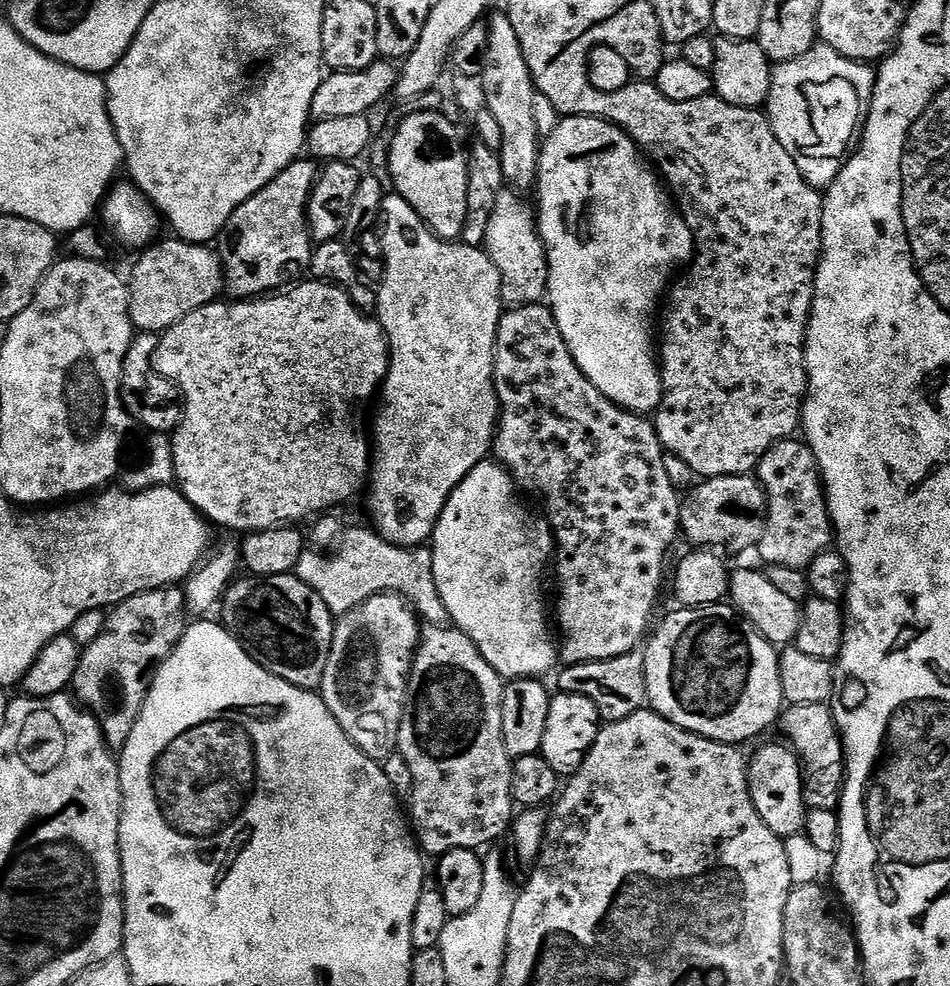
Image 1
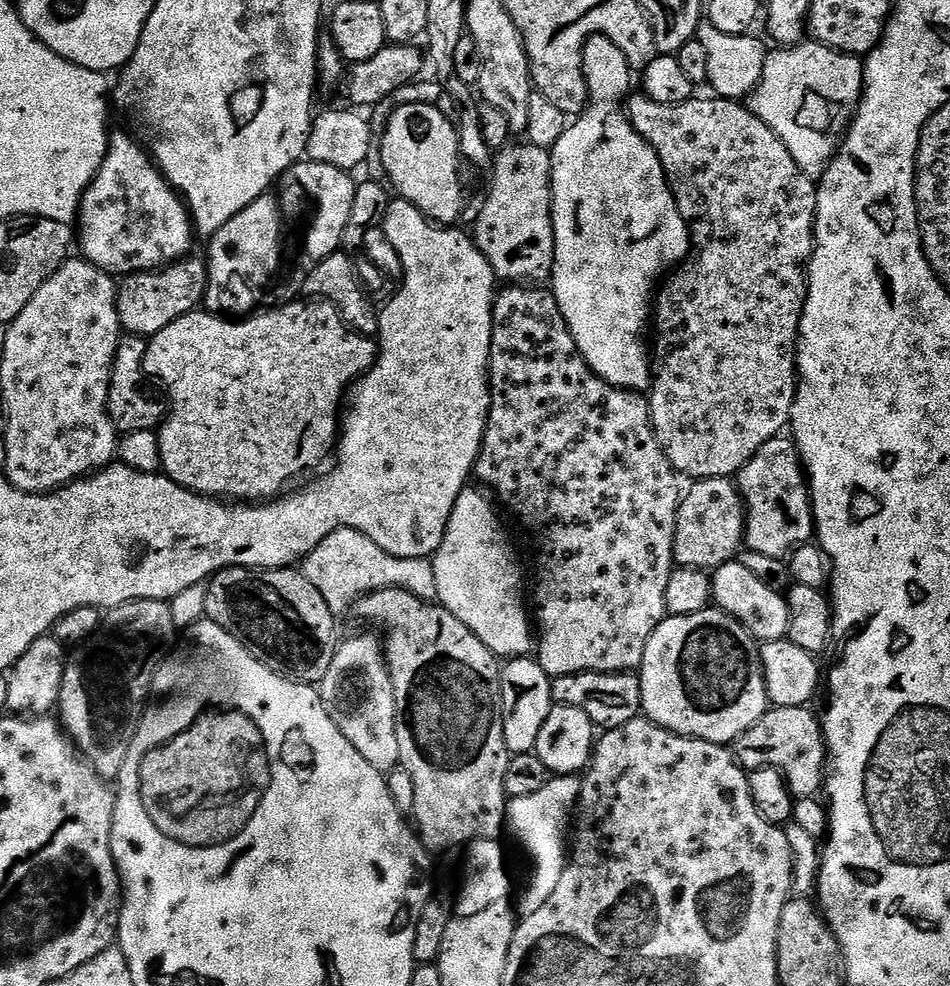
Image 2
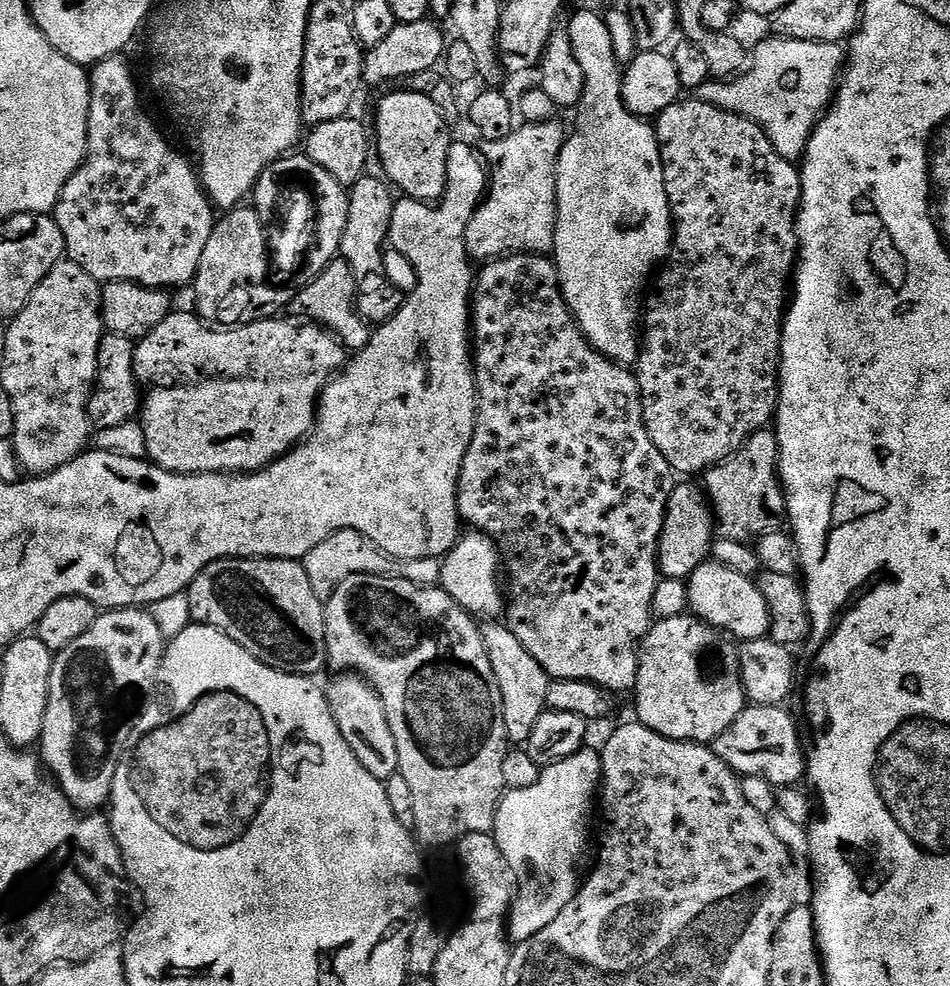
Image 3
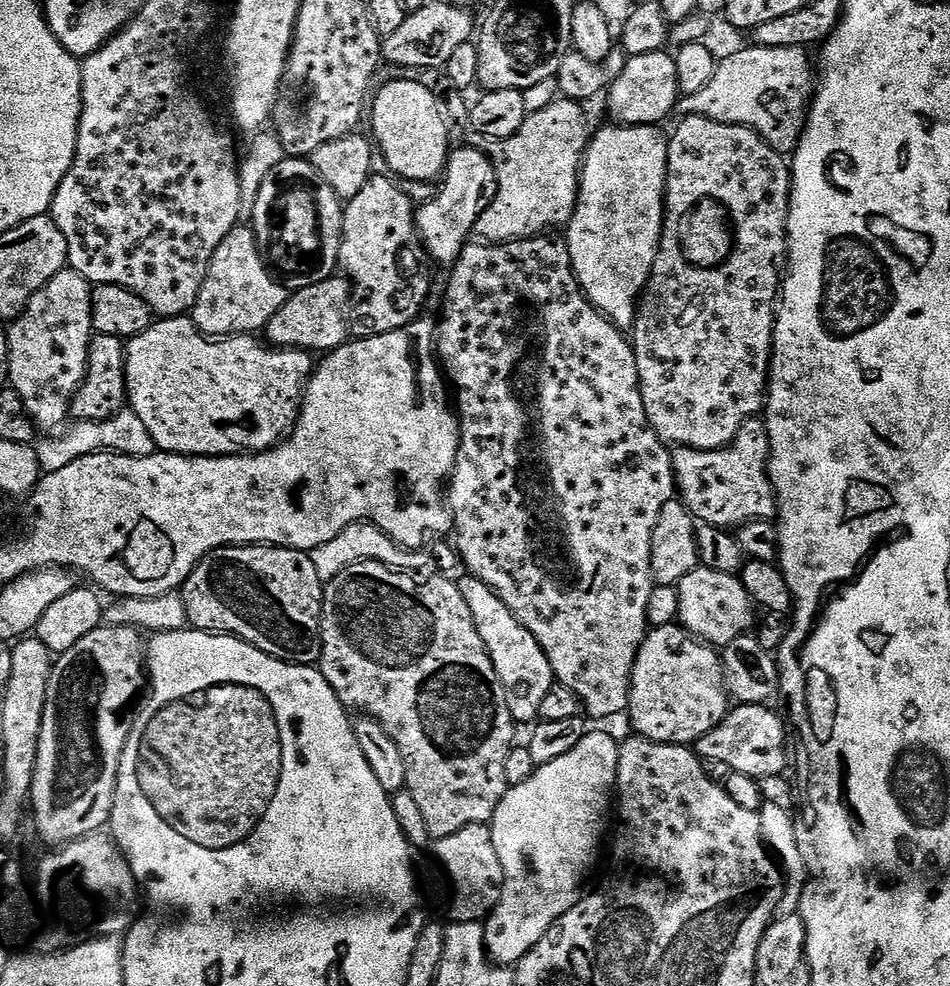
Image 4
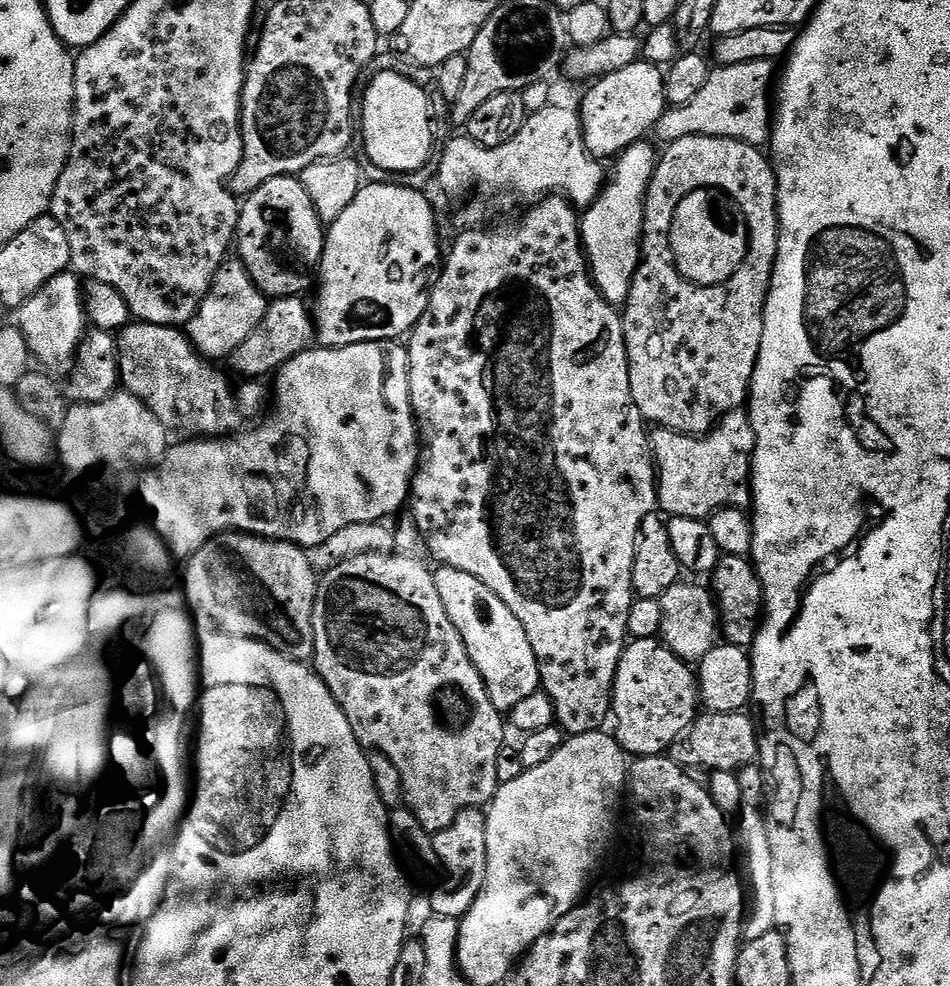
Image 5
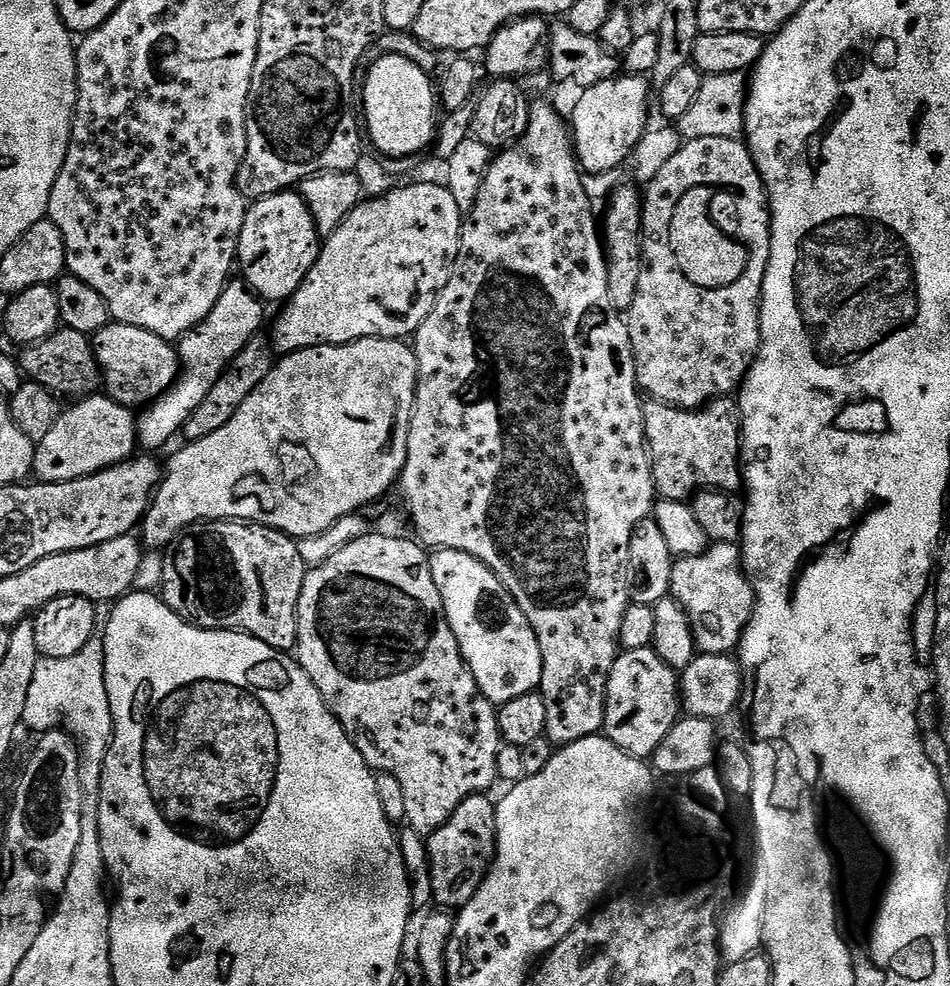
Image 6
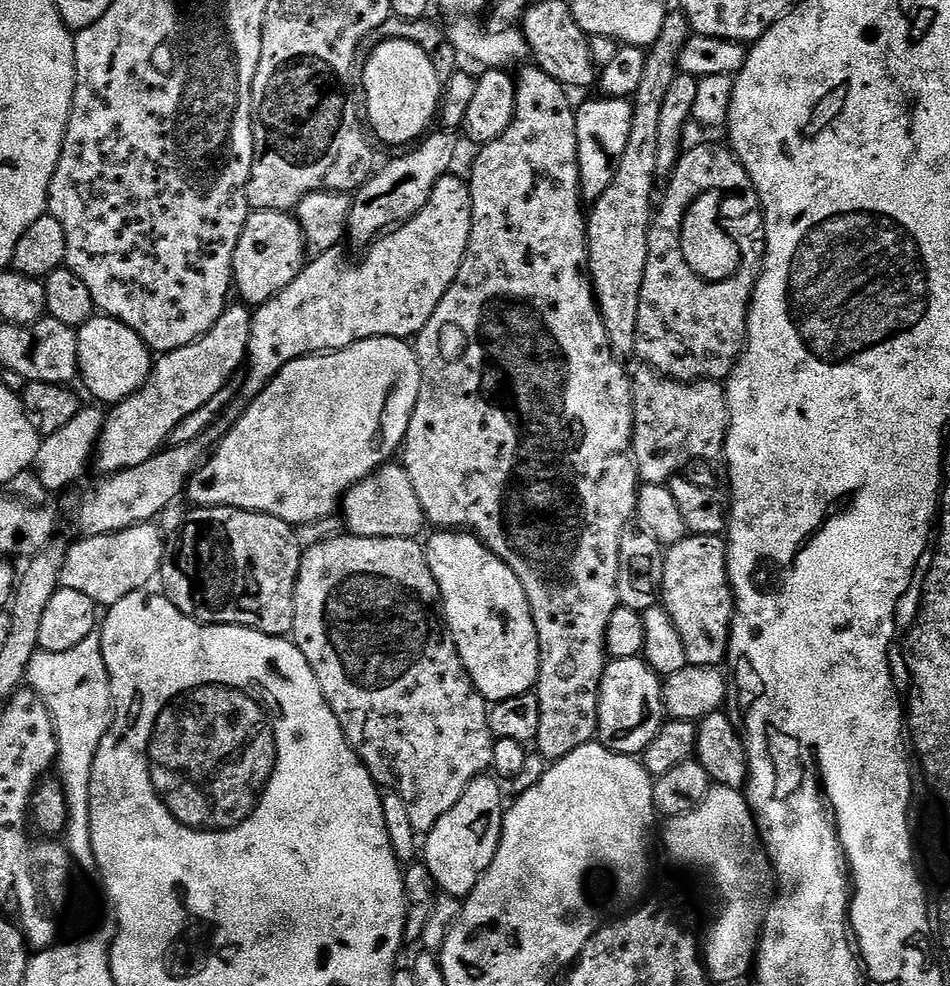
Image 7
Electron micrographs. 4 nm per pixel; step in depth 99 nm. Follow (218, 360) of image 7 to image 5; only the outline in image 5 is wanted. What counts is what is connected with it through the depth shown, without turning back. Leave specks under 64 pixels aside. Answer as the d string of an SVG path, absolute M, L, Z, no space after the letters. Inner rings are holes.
M229 259L218 270L216 280L206 294L202 306L196 311L194 318L190 318L186 335L201 356L212 362L220 362L216 360L223 356L224 359L231 357L232 352L238 350L238 346L242 346L246 338L250 338L254 326L262 322L269 303L269 297L253 282L248 267L239 259Z

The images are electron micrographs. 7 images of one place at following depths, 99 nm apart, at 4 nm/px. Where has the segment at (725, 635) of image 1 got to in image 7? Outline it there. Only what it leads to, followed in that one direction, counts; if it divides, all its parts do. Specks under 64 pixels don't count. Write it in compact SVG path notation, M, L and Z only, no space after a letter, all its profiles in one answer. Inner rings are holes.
M644 658L609 659L604 666L598 702L599 743L623 756L639 757L654 742L658 730L666 723L664 686Z

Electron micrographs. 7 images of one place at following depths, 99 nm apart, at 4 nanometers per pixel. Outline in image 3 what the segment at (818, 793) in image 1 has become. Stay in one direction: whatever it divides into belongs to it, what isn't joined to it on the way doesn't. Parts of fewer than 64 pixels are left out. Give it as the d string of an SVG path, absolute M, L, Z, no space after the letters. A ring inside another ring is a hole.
M775 704L745 707L744 713L714 742L718 758L741 778L766 778L777 789L799 785L806 776L806 748L800 745L800 732L786 709Z

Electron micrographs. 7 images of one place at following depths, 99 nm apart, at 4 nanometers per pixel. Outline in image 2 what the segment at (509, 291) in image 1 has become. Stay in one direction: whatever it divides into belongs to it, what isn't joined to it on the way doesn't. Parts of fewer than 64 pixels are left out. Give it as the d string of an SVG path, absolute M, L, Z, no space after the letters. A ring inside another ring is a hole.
M529 142L514 144L495 153L490 168L492 189L484 205L479 205L474 221L474 239L479 252L490 262L492 272L499 281L508 284L547 281L555 269L552 157L549 149L539 148Z

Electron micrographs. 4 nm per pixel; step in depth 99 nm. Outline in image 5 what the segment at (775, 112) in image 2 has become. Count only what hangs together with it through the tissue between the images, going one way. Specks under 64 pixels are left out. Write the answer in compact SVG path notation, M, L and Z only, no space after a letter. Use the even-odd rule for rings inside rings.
M771 60L713 67L710 78L706 78L706 86L702 86L690 102L665 107L662 118L658 118L656 123L654 136L664 140L665 145L691 136L730 138L757 146L767 145L774 127L774 100L768 97L774 92L772 68Z

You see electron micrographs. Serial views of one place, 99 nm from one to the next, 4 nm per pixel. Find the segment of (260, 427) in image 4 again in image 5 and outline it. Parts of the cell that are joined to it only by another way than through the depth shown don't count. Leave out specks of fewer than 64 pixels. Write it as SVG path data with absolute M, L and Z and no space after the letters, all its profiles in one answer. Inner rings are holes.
M132 322L119 333L118 380L123 391L142 402L143 407L147 408L157 420L165 425L177 424L180 428L189 428L192 431L189 433L199 434L204 438L223 438L241 431L245 425L255 421L261 415L260 407L264 404L264 388L260 385L263 383L241 383L244 385L237 390L235 396L232 393L231 382L216 368L219 367L213 366L196 351L192 341L180 328Z

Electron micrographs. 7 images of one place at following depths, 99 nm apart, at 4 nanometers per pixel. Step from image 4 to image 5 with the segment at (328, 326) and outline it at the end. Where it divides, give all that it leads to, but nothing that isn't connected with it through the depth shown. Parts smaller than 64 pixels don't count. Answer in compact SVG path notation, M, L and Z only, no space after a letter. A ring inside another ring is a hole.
M303 295L282 296L273 299L269 303L266 314L258 326L254 326L250 338L238 346L230 357L232 368L240 378L264 378L271 377L279 370L290 358L302 354L305 350L313 347L314 341L318 336L318 324L314 319L314 312L308 309L308 304L304 301Z

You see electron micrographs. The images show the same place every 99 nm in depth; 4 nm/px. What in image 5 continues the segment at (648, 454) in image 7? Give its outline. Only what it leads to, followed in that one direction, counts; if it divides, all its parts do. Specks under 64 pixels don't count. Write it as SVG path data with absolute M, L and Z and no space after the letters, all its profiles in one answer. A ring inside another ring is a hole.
M737 410L724 416L711 432L693 434L660 426L650 439L658 469L661 513L669 512L684 520L707 521L723 508L753 507L752 457L756 455L756 431L747 411Z

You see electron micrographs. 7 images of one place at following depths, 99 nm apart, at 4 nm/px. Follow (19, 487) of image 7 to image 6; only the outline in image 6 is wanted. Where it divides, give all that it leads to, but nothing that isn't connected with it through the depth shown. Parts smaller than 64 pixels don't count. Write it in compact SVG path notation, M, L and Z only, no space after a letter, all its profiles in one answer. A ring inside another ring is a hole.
M88 394L77 399L73 408L65 407L61 411L58 422L50 429L50 434L42 438L36 444L36 457L32 463L35 479L41 484L61 484L77 480L83 476L89 476L95 472L101 472L103 468L112 468L124 460L133 459L138 448L136 439L136 421L133 409L119 404L107 394Z

